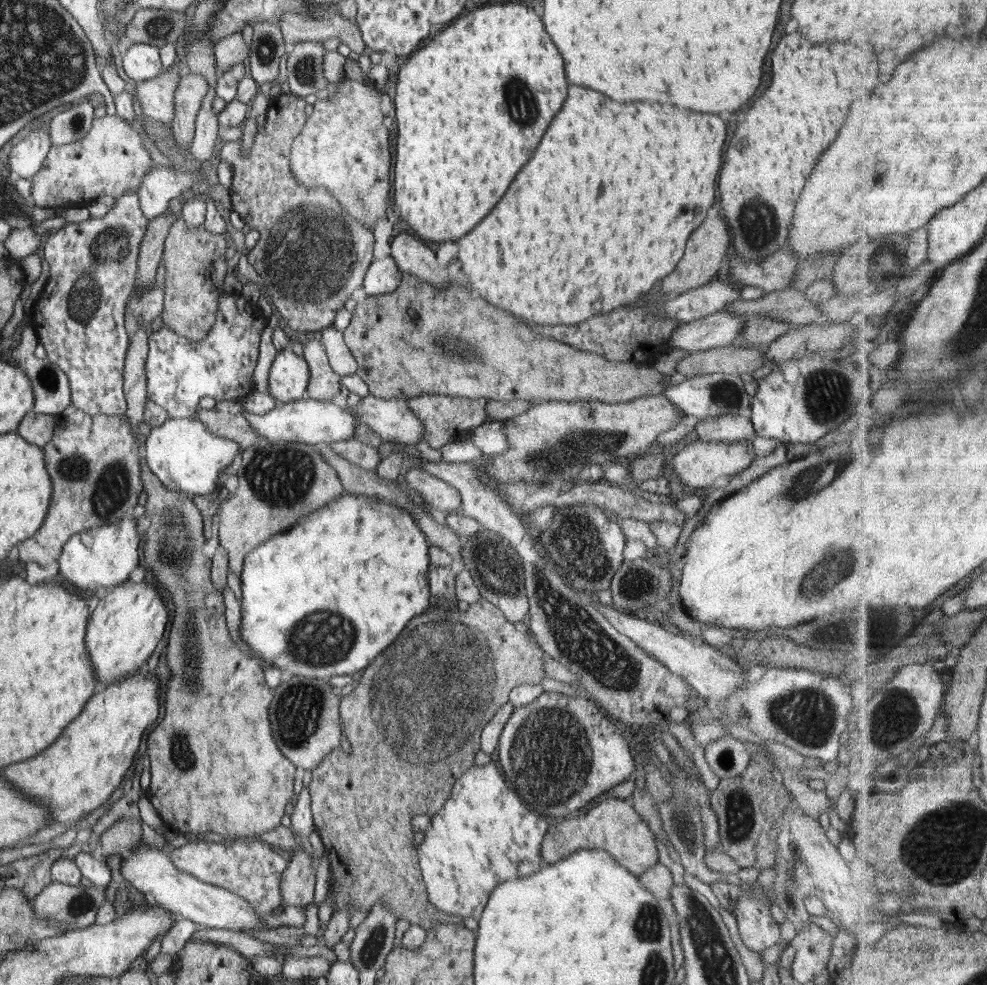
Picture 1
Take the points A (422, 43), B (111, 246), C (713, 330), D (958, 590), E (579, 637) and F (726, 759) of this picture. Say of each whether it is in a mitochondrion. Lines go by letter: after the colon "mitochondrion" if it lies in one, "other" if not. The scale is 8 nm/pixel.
A: other
B: mitochondrion
C: other
D: other
E: mitochondrion
F: mitochondrion

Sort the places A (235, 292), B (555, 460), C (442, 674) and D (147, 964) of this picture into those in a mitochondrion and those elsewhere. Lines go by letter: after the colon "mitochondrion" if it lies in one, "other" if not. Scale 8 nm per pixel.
A: other
B: mitochondrion
C: mitochondrion
D: other

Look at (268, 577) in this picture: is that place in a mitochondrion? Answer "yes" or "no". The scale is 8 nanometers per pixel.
no

